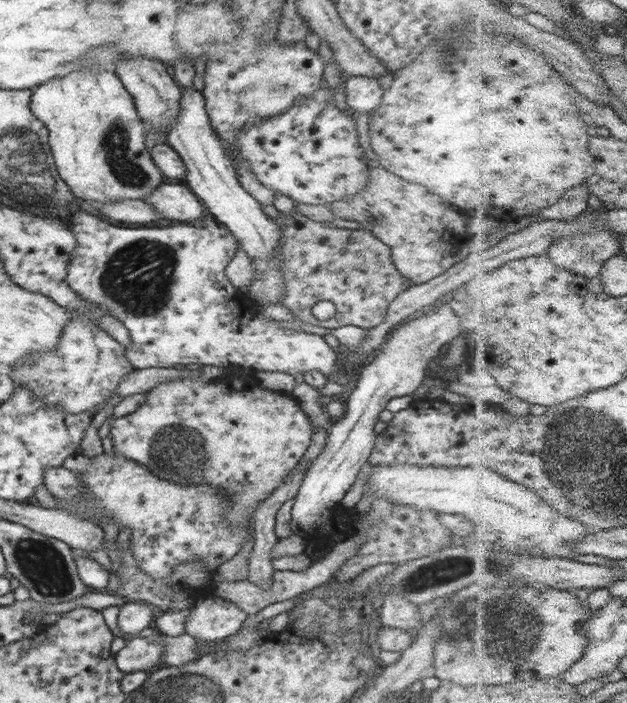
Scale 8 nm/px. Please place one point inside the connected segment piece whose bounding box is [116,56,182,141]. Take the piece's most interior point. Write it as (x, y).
(156, 93)

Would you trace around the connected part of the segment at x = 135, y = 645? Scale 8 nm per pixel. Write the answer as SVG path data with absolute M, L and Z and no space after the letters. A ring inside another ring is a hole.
M134 636L116 653L115 661L117 667L124 673L145 671L158 665L162 667L164 663L161 660L162 649L163 642L159 638L147 640Z

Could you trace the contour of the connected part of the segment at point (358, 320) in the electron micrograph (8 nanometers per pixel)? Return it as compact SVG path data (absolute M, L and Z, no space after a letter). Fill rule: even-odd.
M278 217L275 223L281 228L281 239L277 246L277 258L281 262L283 279L285 280L282 305L302 322L326 329L342 326L358 326L370 329L384 323L390 304L398 294L411 288L411 280L402 276L394 266L391 248L384 244L371 230L338 228L332 225L324 226L320 222L292 224L288 218ZM330 301L336 307L336 316L328 321L317 320L312 314L312 308L318 302Z

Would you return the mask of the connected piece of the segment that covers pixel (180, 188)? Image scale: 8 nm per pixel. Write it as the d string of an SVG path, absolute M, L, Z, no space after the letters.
M166 181L144 199L163 218L188 223L200 218L206 220L200 199L180 181Z

